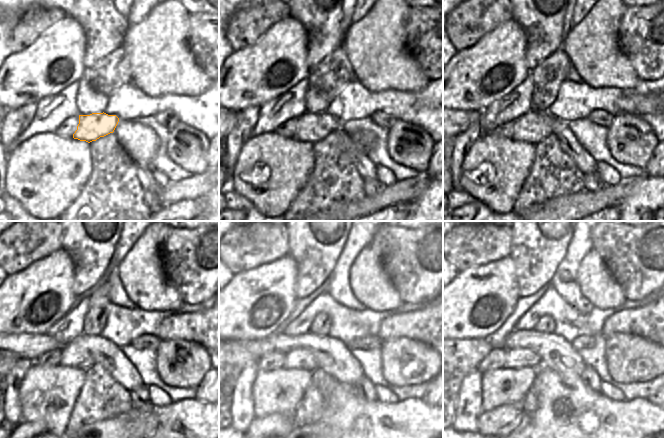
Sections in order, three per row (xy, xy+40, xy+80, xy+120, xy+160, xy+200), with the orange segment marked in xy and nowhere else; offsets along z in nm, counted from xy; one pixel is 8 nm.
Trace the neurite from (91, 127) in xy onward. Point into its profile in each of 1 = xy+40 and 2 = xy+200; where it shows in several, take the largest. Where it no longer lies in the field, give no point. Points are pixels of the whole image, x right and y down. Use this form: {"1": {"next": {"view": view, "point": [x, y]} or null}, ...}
{"1": {"next": {"view": "xy+40", "point": [311, 127]}}, "2": {"next": {"view": "xy+200", "point": [514, 358]}}}

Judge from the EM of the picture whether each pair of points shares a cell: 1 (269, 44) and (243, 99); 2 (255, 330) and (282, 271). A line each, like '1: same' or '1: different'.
1: same
2: same

